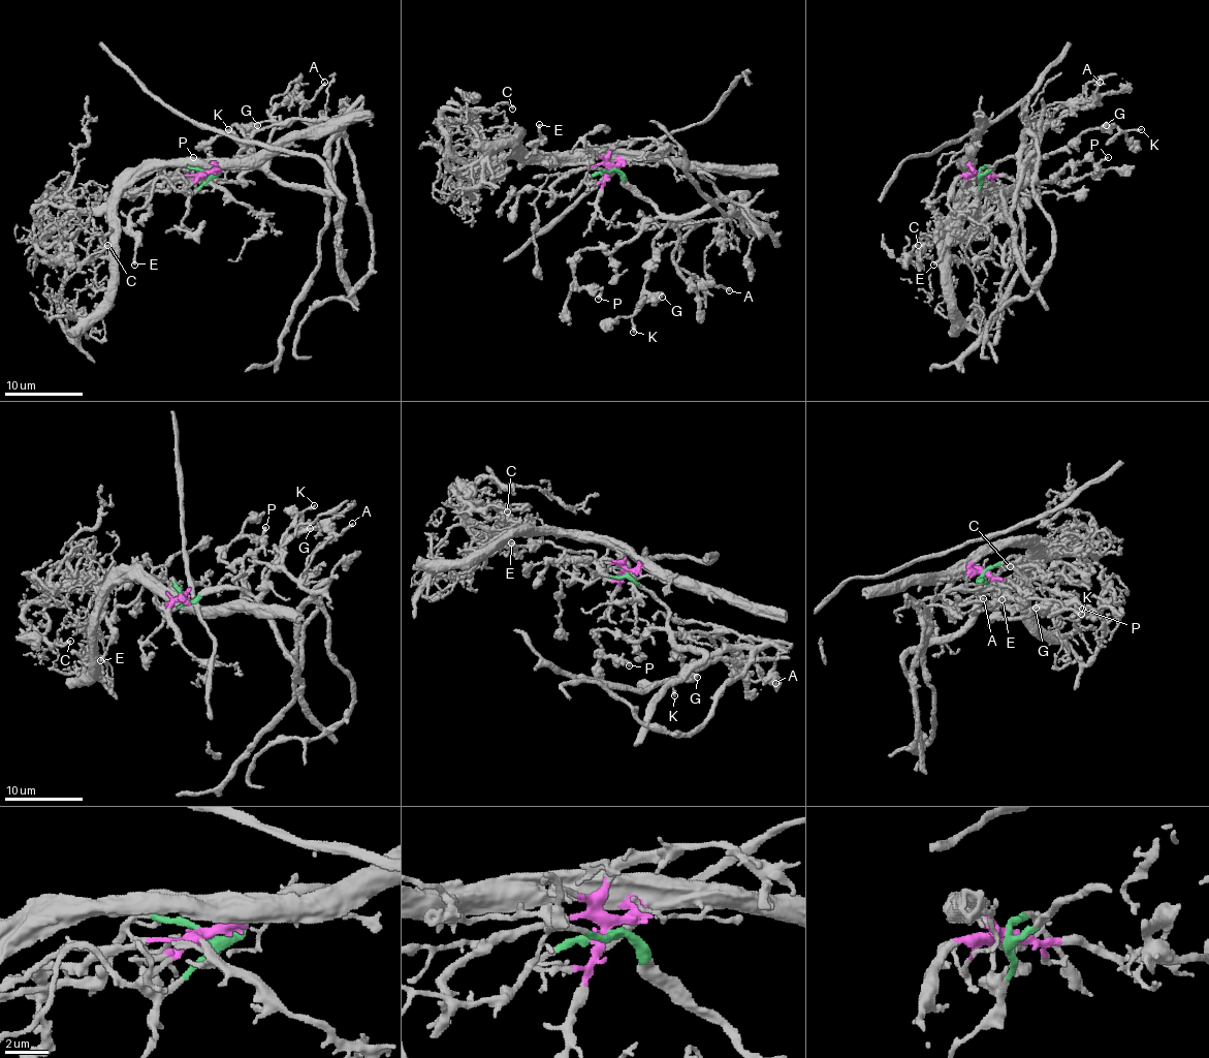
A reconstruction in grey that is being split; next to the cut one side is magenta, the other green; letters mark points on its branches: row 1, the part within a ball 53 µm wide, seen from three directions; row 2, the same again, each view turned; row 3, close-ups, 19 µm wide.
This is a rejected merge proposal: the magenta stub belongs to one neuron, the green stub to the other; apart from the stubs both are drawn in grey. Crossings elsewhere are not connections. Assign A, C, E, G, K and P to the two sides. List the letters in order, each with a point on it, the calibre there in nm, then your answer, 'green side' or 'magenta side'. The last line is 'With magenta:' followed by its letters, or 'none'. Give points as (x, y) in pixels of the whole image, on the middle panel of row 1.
A: place (729, 290); calibre 220 nm; green side
C: place (512, 109); calibre 190 nm; magenta side
E: place (539, 124); calibre 260 nm; green side
G: place (662, 297); calibre 650 nm; green side
K: place (633, 332); calibre 240 nm; green side
P: place (598, 299); calibre 220 nm; green side
With magenta: C

